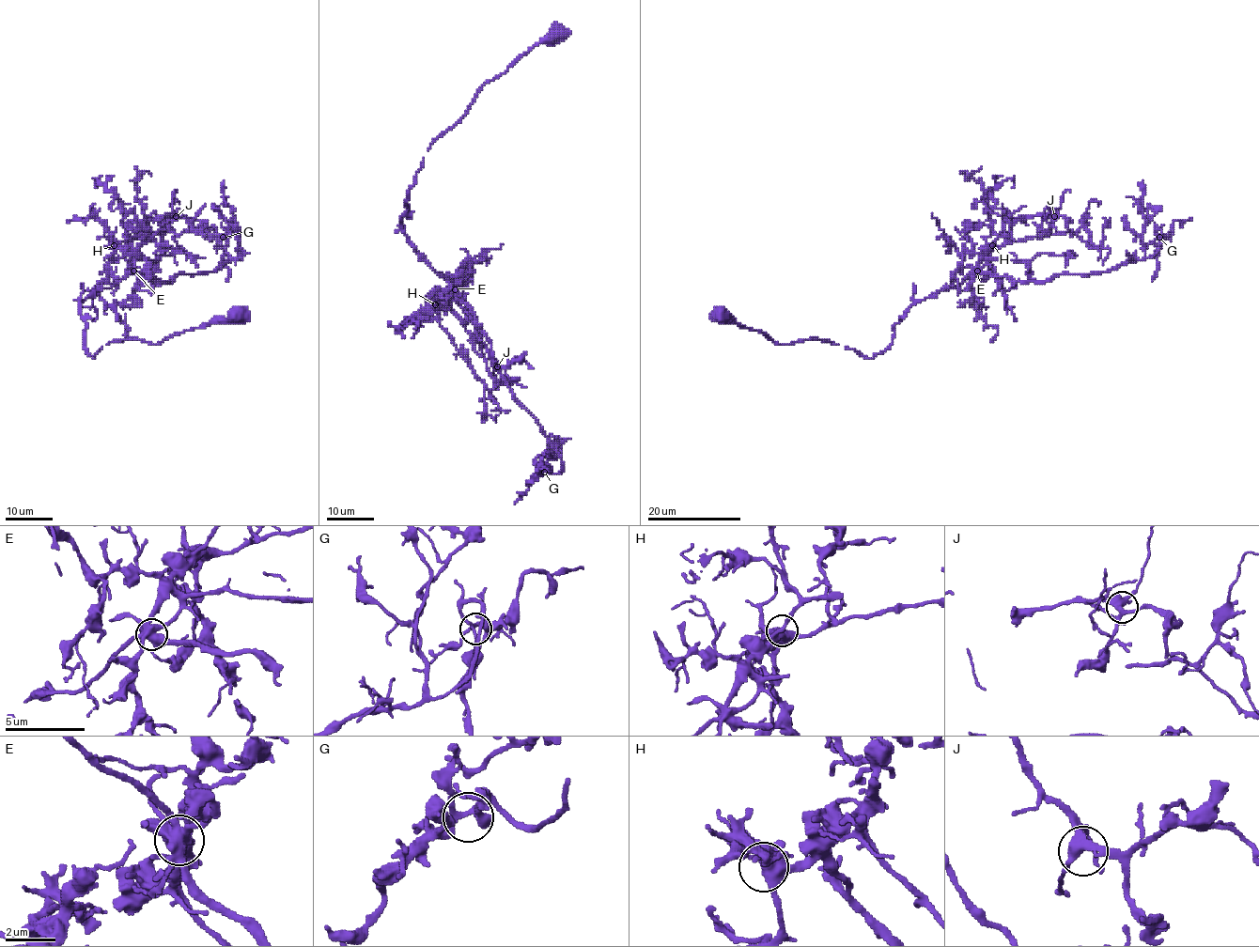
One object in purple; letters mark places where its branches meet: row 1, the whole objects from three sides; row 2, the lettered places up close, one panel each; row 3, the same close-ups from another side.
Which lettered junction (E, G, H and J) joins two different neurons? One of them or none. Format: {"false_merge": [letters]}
{"false_merge": []}

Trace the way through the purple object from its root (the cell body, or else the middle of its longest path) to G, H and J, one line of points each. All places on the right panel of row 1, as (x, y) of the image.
G: (721, 316), (774, 343), (874, 358), (912, 303), (972, 272), (1100, 273), (1150, 257), (1159, 237)
H: (721, 316), (774, 343), (820, 339), (874, 358), (892, 344), (893, 326), (912, 303), (955, 287), (992, 245)
J: (721, 316), (774, 343), (820, 339), (874, 358), (912, 303), (955, 287), (1015, 222), (1054, 216)

